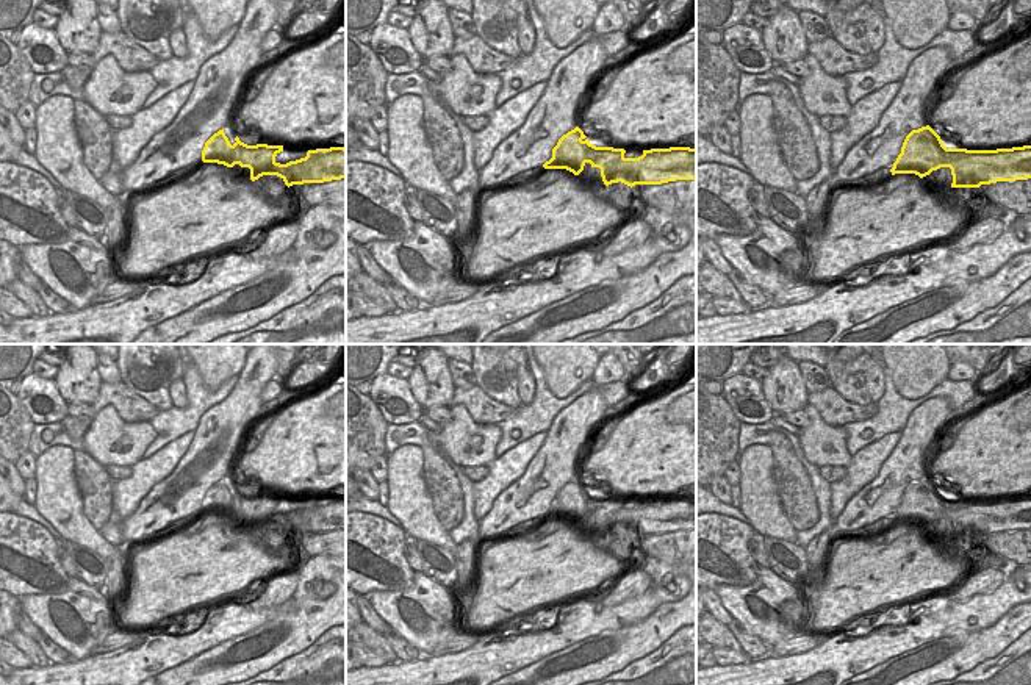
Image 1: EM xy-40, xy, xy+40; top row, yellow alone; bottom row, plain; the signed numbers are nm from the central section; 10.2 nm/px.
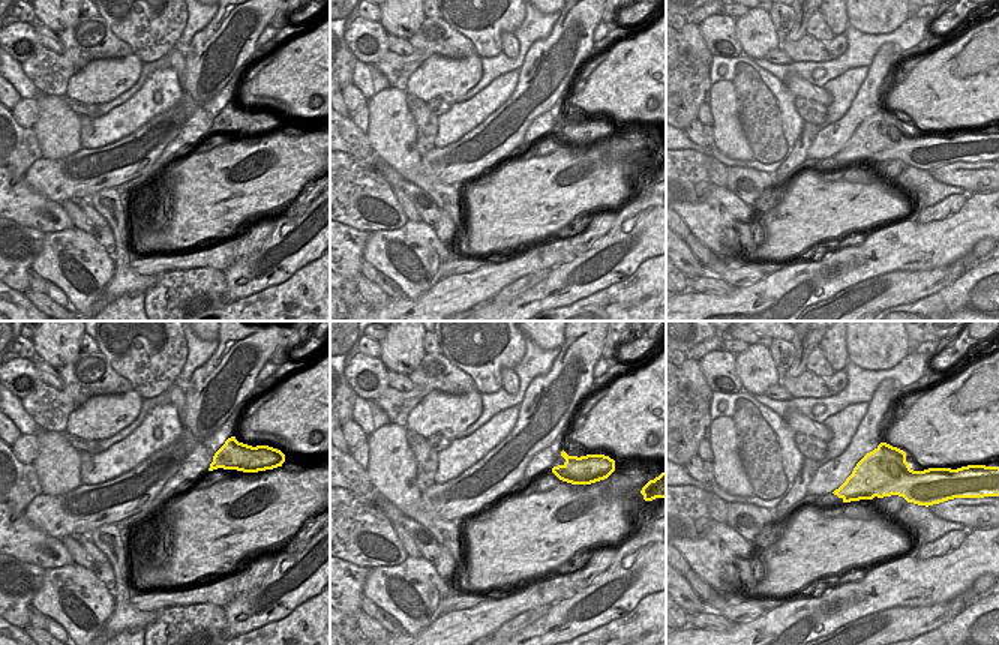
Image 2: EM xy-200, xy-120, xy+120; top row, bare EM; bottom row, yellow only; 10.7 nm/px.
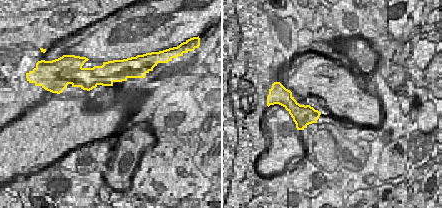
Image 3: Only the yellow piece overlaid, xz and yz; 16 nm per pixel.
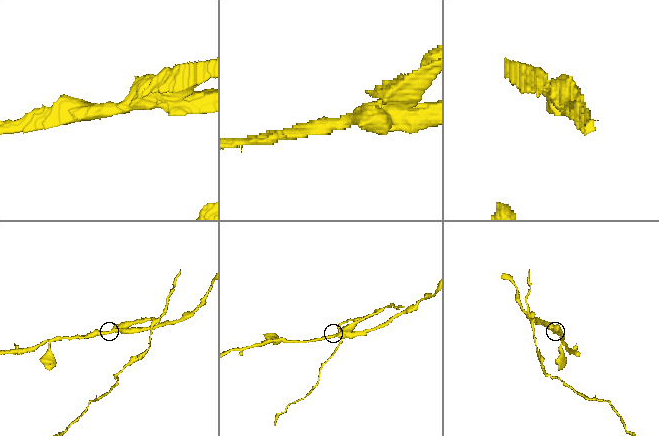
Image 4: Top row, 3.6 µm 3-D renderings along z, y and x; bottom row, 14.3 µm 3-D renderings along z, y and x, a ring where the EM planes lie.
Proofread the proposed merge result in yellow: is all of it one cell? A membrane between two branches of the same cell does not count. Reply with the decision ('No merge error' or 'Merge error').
Merge error

